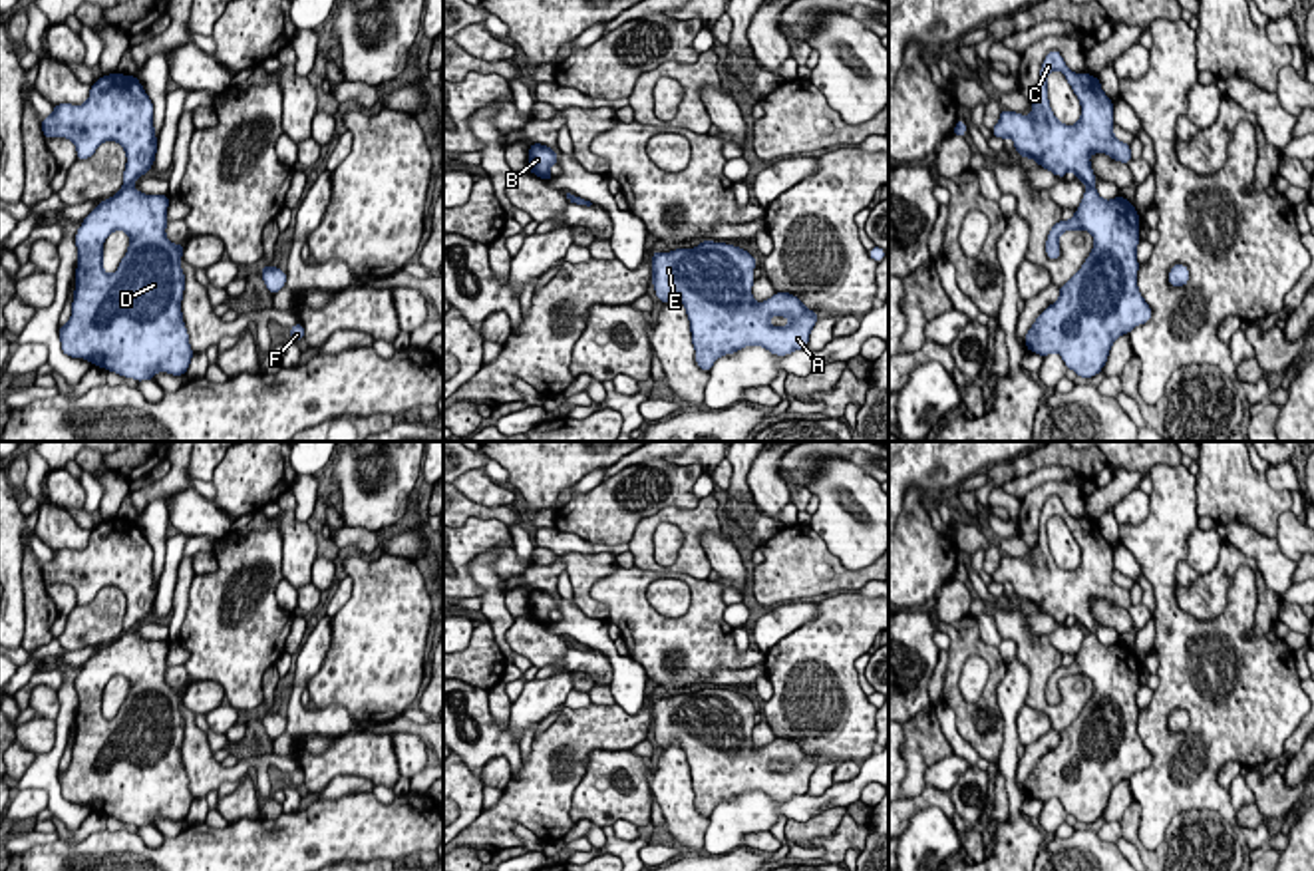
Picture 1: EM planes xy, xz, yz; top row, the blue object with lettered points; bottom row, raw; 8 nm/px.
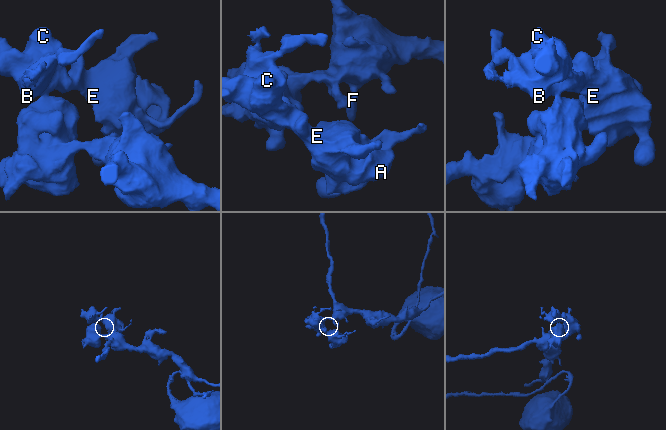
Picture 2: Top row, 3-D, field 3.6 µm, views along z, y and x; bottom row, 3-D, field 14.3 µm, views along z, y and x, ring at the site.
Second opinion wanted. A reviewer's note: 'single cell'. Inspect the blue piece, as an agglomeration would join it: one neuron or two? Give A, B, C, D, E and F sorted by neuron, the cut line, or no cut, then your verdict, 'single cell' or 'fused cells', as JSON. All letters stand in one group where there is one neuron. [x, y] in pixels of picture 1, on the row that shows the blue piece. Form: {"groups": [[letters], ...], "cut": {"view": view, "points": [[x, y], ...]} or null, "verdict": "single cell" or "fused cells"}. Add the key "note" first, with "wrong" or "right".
{"note": "wrong", "groups": [["A", "B", "C", "E"], ["D", "F"]], "cut": {"view": "xy", "points": [[132, 183], [124, 187]]}, "verdict": "fused cells"}

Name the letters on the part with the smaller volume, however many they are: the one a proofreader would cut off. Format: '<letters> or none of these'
A, B, C, E

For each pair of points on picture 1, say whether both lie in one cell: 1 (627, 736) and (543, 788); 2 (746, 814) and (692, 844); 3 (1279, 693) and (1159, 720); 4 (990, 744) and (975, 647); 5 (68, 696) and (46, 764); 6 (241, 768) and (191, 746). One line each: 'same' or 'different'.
1: same
2: different
3: same
4: same
5: same
6: same

